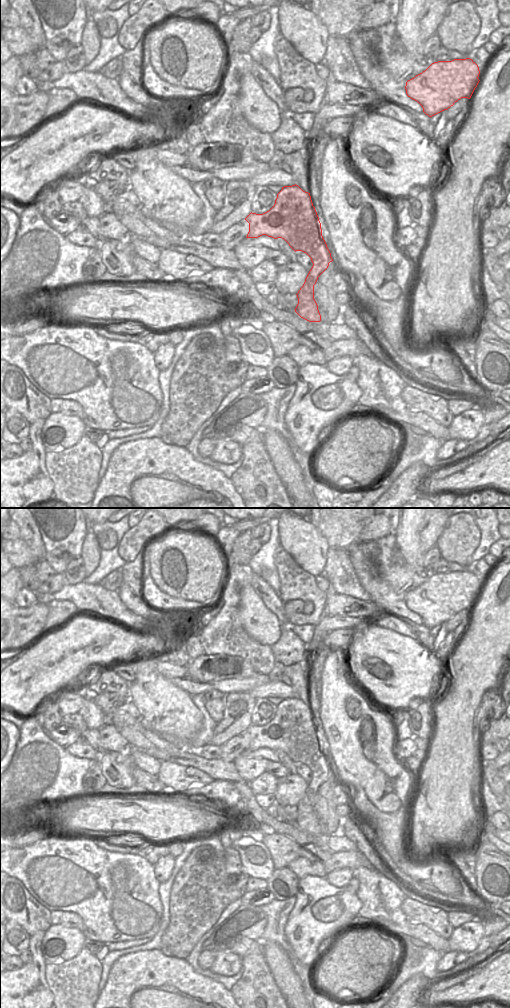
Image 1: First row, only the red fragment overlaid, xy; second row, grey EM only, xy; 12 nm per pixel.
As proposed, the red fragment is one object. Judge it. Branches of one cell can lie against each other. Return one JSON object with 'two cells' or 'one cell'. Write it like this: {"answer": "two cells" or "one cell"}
{"answer": "two cells"}

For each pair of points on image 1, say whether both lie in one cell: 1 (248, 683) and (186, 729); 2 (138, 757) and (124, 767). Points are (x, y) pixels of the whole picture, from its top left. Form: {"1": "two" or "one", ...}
{"1": "two", "2": "two"}

